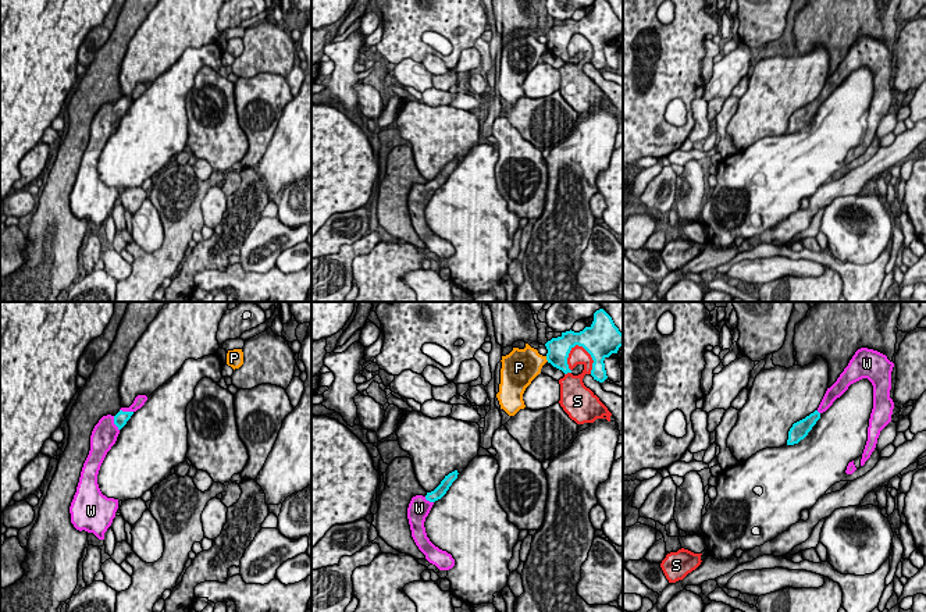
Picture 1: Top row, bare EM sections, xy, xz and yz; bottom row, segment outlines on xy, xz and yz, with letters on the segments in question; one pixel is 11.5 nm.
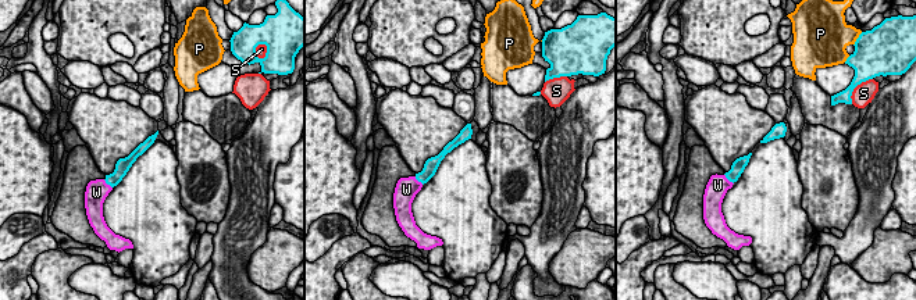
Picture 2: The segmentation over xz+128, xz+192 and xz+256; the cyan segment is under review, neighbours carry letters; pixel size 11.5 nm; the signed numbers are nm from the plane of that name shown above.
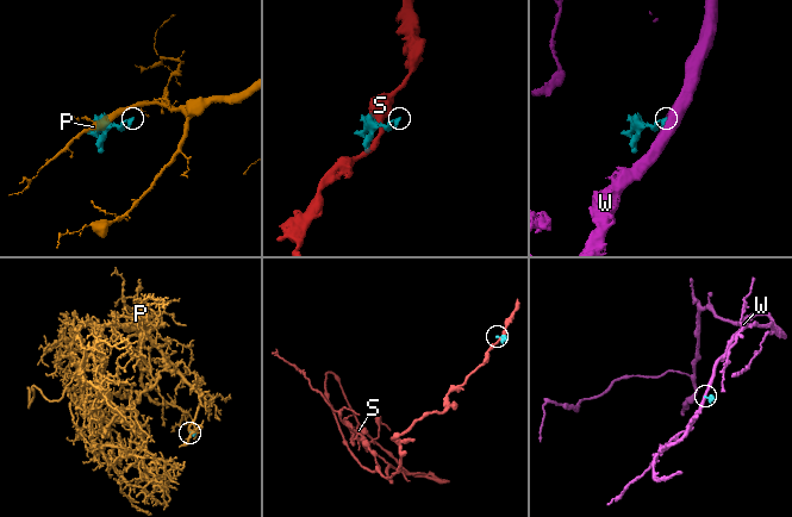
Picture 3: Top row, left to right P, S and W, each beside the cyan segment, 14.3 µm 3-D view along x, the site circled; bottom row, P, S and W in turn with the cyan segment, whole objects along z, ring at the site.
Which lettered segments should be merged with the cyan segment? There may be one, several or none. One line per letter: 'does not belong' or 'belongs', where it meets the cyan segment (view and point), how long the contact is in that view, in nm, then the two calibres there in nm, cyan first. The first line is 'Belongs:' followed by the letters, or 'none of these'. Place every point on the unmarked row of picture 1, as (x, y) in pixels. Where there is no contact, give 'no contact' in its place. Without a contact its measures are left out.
Belongs: W
P: does not belong | xz (547, 47) | 70 nm | 260/360 nm
S: does not belong | xz (567, 45) | 400 nm | 260/200 nm
W: belongs | xy (114, 111) | 190 nm | 160/300 nm

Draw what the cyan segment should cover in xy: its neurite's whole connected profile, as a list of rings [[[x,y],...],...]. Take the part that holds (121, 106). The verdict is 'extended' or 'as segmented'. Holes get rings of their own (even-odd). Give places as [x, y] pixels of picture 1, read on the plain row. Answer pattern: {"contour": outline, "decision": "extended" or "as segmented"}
{"contour": [[[138,83],[129,96],[121,96],[115,104],[103,104],[92,120],[90,139],[83,152],[70,202],[71,211],[76,218],[93,221],[99,228],[104,228],[104,221],[111,214],[118,198],[118,188],[107,186],[99,177],[100,154],[115,132],[120,118],[146,89],[146,83]]], "decision": "extended"}

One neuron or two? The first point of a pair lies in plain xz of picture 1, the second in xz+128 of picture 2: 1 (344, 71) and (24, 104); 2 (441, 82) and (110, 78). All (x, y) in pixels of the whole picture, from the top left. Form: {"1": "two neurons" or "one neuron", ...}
{"1": "one neuron", "2": "one neuron"}

